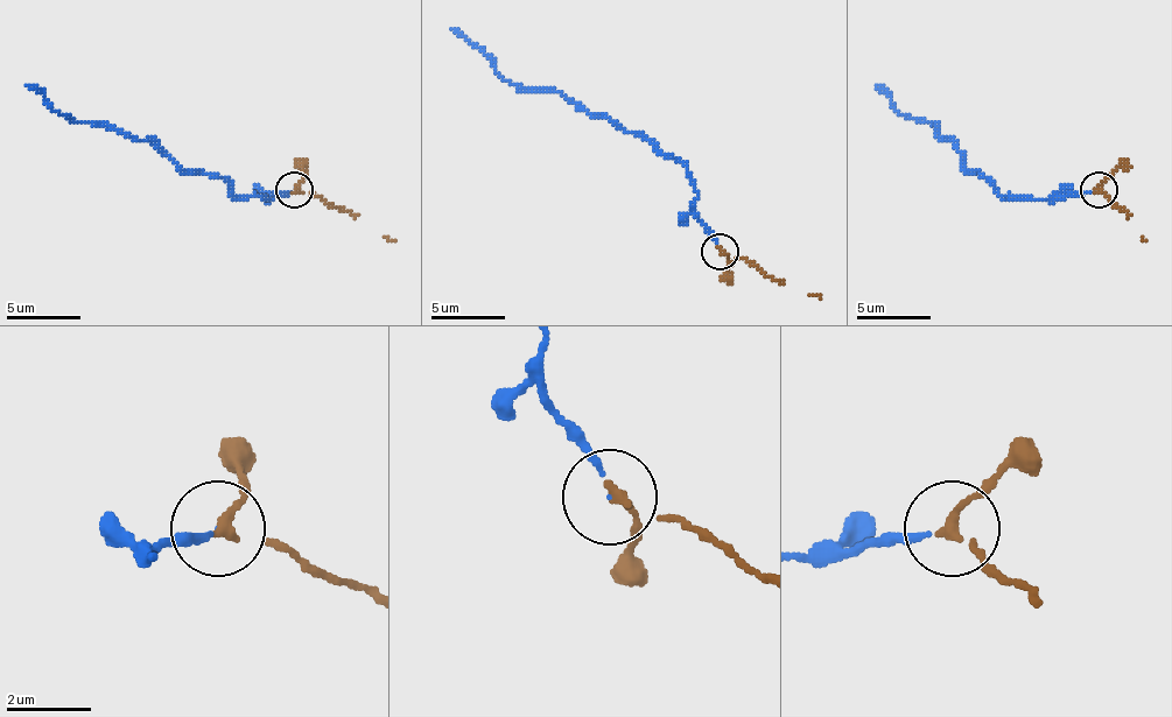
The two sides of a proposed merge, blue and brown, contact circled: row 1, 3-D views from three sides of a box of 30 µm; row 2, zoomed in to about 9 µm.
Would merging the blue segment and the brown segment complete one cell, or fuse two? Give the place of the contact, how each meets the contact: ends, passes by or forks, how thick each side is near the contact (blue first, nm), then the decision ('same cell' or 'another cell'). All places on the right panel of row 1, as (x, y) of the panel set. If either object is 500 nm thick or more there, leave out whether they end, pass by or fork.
at (1099, 189); blue ends there; brown passes by; 70 nm thick on the blue side, 190 nm on the other; same cell

